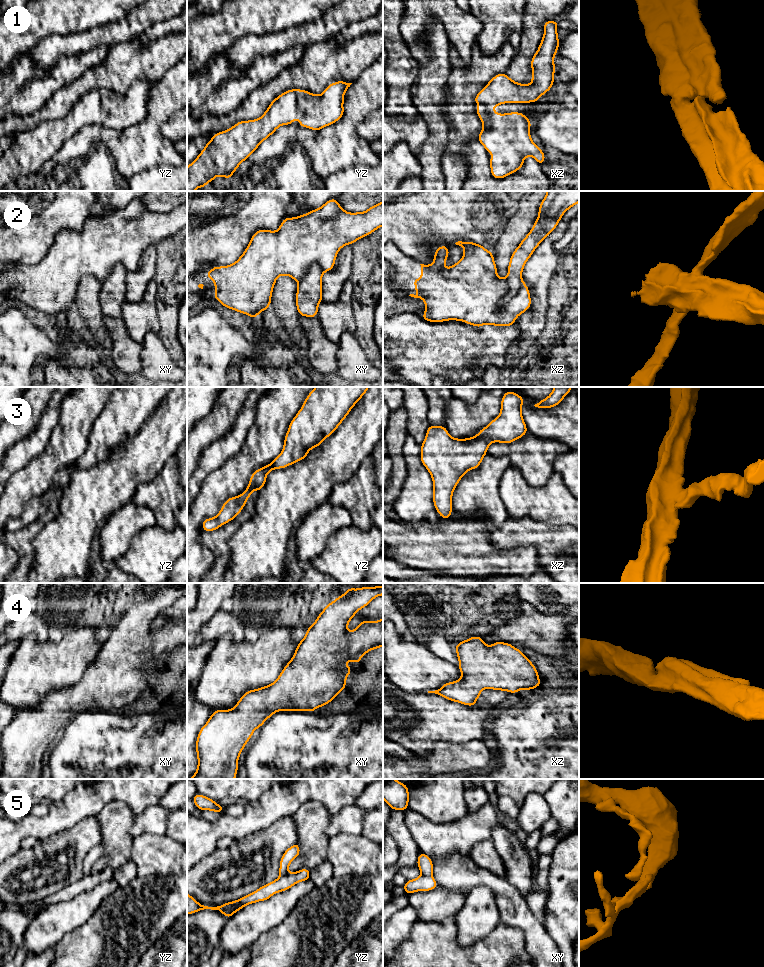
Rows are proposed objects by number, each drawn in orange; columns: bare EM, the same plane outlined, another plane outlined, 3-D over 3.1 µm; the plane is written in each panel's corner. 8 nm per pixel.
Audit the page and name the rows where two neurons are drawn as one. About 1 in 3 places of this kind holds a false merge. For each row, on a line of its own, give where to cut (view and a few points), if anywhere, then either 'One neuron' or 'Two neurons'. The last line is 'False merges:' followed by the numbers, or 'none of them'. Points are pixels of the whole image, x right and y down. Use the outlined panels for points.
1: No split. One neuron
2: Split along xz (522, 281), (519, 290), (499, 310). Two neurons
3: No split. One neuron
4: No split. One neuron
5: Split along xy (422, 873), (431, 876). Two neurons
False merges: 2, 5

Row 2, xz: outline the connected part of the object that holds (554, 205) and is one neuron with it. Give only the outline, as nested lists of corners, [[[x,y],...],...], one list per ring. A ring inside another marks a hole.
[[[546,191],[546,196],[539,206],[537,220],[510,257],[506,276],[509,290],[502,299],[499,310],[518,293],[525,263],[535,249],[557,227],[564,213],[578,202],[579,191]]]

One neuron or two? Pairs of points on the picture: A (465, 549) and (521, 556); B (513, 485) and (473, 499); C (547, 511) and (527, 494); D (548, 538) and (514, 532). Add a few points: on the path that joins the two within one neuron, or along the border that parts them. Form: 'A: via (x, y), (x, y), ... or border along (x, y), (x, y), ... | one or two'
A: via (479, 559), (507, 559) | one
B: border along (508, 468), (499, 485), (499, 499), (506, 512) | two
C: via (542, 506), (532, 499) | one
D: via (540, 535), (522, 532) | one

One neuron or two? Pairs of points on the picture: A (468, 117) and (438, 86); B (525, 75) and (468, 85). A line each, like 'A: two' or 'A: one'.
A: two
B: two

